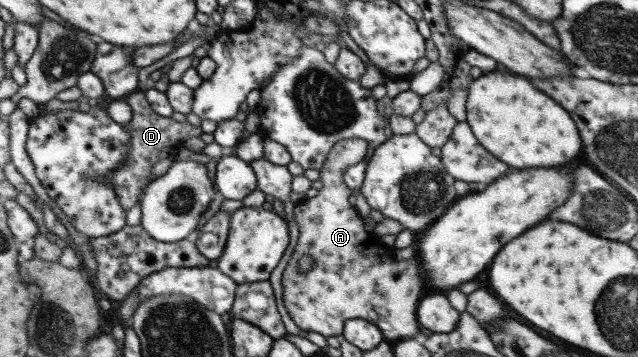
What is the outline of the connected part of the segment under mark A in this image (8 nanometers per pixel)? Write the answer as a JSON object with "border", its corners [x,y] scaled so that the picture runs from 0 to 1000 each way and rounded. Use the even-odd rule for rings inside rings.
{"border":[[[538,389],[528,395],[511,437],[500,473],[505,527],[498,552],[486,552],[464,569],[461,613],[470,647],[466,686],[442,768],[442,840],[455,888],[470,924],[498,933],[508,947],[536,938],[544,894],[572,894],[586,905],[602,952],[638,952],[660,947],[663,924],[654,891],[655,849],[671,821],[668,782],[661,782],[661,748],[654,723],[622,728],[618,695],[602,692],[599,678],[583,681],[592,661],[574,647],[569,611],[549,571],[545,552],[556,541],[539,507],[538,485],[544,468],[563,459],[574,434],[577,398],[572,389]],[[476,714],[487,714],[492,748],[481,765],[467,759],[467,728]]]}

